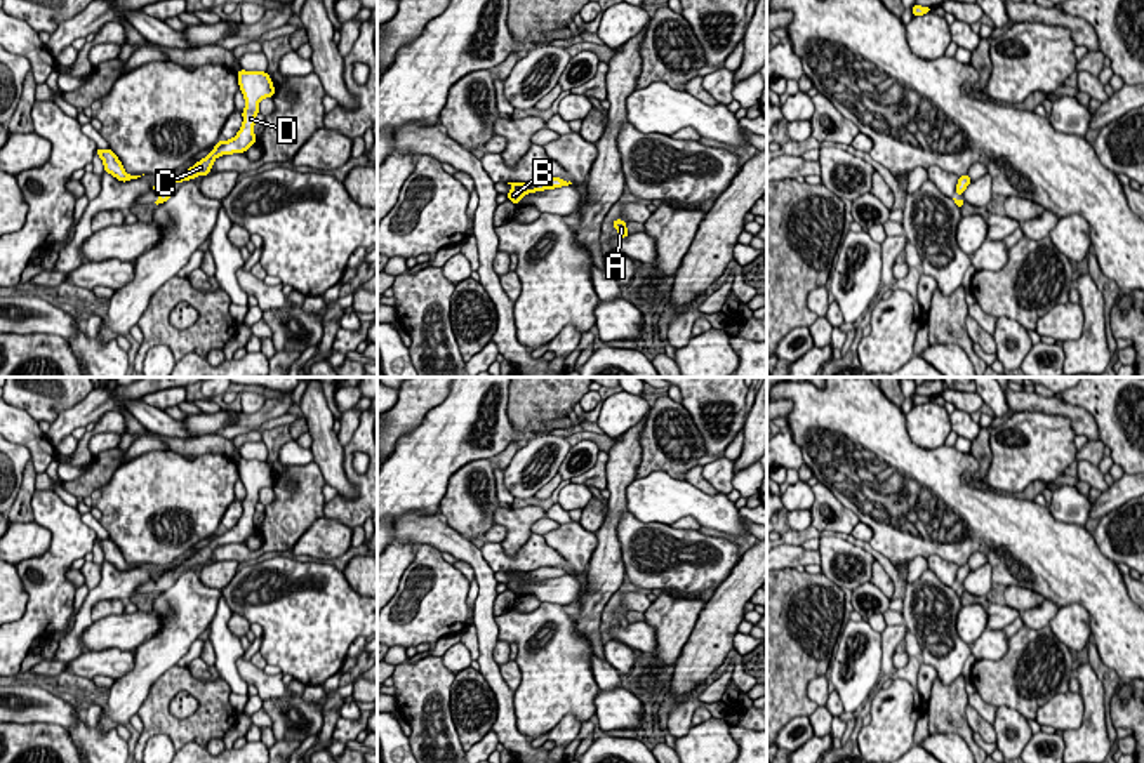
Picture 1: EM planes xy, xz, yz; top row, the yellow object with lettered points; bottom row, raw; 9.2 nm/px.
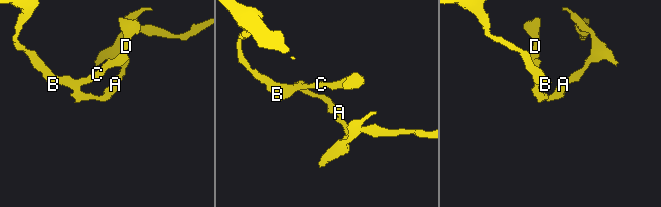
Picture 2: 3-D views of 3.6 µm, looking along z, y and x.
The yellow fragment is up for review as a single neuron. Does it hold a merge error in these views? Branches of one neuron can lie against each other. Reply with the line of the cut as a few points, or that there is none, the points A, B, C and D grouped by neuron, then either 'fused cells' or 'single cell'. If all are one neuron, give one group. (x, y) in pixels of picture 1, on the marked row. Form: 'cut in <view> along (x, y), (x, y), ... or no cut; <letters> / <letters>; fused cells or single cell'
no cut; A B C D; single cell

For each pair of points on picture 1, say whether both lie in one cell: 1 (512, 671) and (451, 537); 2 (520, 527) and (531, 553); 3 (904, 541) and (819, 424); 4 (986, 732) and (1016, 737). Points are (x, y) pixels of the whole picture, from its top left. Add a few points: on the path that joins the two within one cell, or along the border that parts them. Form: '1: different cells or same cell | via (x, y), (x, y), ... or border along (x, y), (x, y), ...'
1: different cells | border along (498, 666), (505, 683), (513, 692)
2: different cells | border along (532, 534), (513, 555), (499, 543)
3: same cell | via (904, 510), (904, 503), (897, 494), (851, 447)
4: different cells | border along (991, 723), (995, 743)

